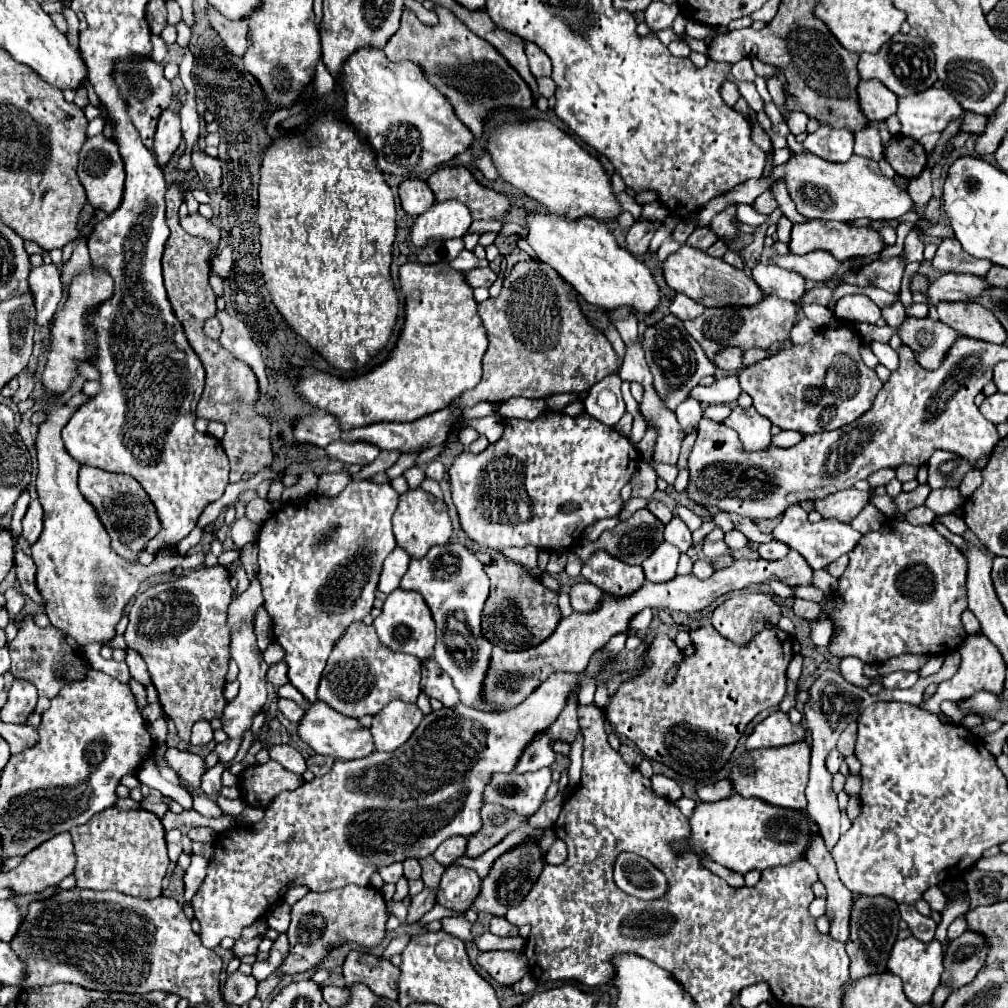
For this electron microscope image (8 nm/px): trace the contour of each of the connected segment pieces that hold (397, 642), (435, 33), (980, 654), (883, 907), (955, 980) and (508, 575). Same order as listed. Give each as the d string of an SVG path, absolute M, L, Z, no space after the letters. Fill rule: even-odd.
M400 587L394 589L386 597L382 613L374 619L374 629L380 637L380 641L394 651L404 651L404 653L414 655L422 661L432 657L432 649L434 649L434 641L436 641L436 627L434 627L434 619L430 615L430 609L426 607L420 593L400 591Z
M404 8L398 31L384 45L384 53L394 61L416 61L428 79L450 99L458 119L476 135L482 137L484 117L490 109L520 107L528 109L534 105L532 91L520 73L506 63L506 59L488 41L474 35L460 19L456 25L454 13L446 13L450 19L440 21L436 27L424 25L408 8Z
M968 635L958 651L962 655L960 669L956 671L956 675L952 679L942 681L938 685L938 691L934 693L932 699L936 699L938 703L942 703L944 699L958 701L958 699L972 697L980 689L986 689L986 691L992 691L992 693L1000 693L1004 689L1006 663L1004 663L1004 659L1000 659L1000 651L996 651L994 643L988 643L988 639L984 639L984 635Z
M858 895L858 899L852 903L850 939L846 943L846 951L852 961L850 963L850 977L852 979L886 971L886 961L890 955L890 949L896 943L898 923L900 923L900 911L898 911L896 901L892 901L884 895L876 895L876 897Z
M964 931L958 939L950 941L946 949L942 985L948 985L952 991L964 987L982 969L984 959L986 959L984 937L972 931Z
M494 561L486 567L490 577L490 597L484 605L482 613L482 629L484 635L504 651L522 651L528 647L540 645L552 631L556 631L562 615L558 609L558 593L544 587L538 577L530 575L518 563L512 561Z

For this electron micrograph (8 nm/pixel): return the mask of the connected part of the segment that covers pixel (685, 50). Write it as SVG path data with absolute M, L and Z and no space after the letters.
M676 39L668 45L670 53L678 57L688 57L691 53L690 47L684 41Z

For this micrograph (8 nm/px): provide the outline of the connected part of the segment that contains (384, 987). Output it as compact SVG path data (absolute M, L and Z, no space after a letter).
M350 951L344 965L346 985L366 983L376 995L396 999L398 997L398 973L400 969L388 959L370 955L368 951Z

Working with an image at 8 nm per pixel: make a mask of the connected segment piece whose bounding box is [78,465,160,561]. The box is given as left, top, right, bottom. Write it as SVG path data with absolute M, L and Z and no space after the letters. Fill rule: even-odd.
M84 465L84 467L80 467L78 487L80 487L80 493L84 495L84 499L100 515L106 531L110 533L114 551L124 559L136 561L136 553L142 551L144 545L160 531L160 521L158 521L156 509L150 503L146 491L140 487L140 483L130 475L108 473L104 469Z

